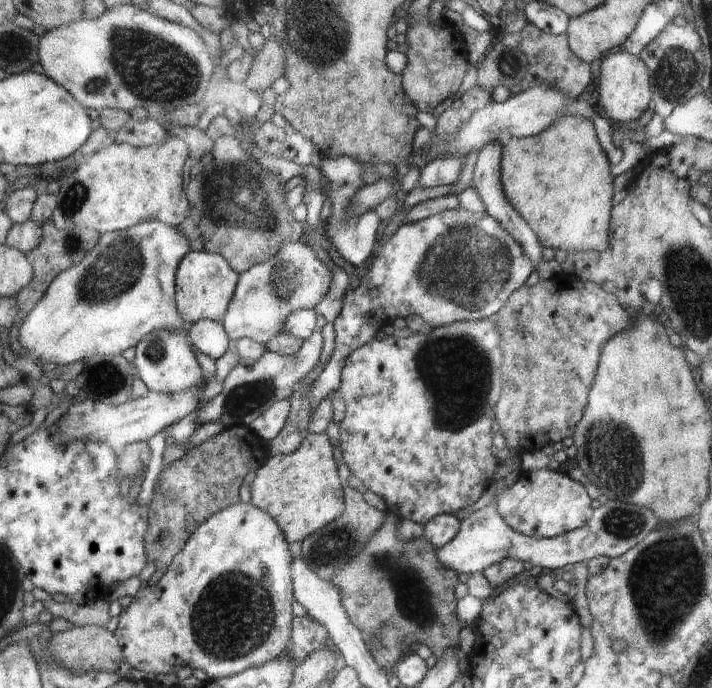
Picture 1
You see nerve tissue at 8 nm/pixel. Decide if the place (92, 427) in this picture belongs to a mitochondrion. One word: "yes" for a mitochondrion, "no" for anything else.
no

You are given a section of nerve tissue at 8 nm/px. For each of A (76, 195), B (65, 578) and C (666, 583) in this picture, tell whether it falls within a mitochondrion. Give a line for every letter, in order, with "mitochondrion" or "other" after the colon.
A: mitochondrion
B: other
C: mitochondrion

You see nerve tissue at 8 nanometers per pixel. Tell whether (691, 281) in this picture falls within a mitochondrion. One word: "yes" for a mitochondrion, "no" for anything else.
yes

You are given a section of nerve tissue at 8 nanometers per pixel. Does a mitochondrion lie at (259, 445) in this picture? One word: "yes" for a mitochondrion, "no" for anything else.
no

